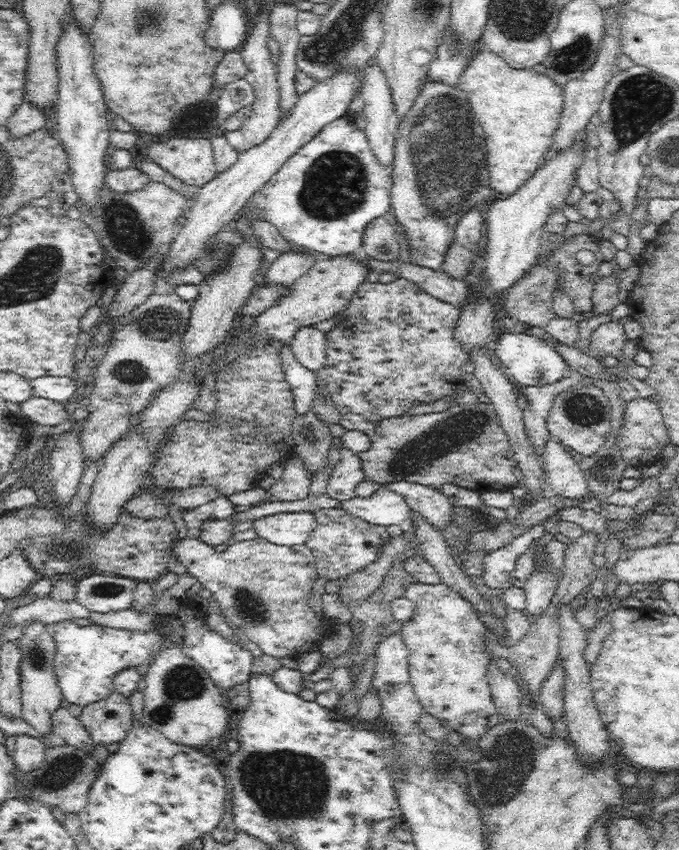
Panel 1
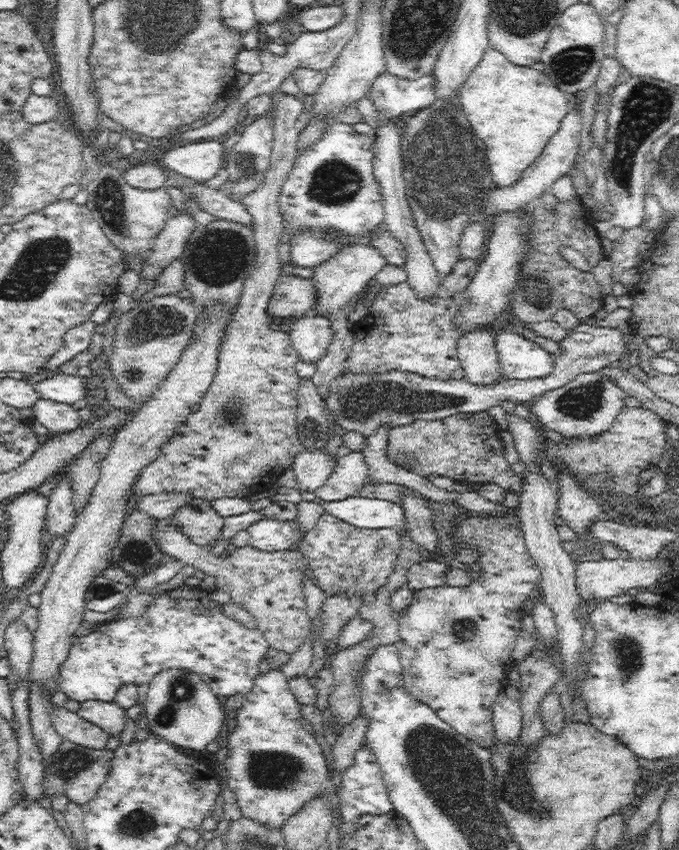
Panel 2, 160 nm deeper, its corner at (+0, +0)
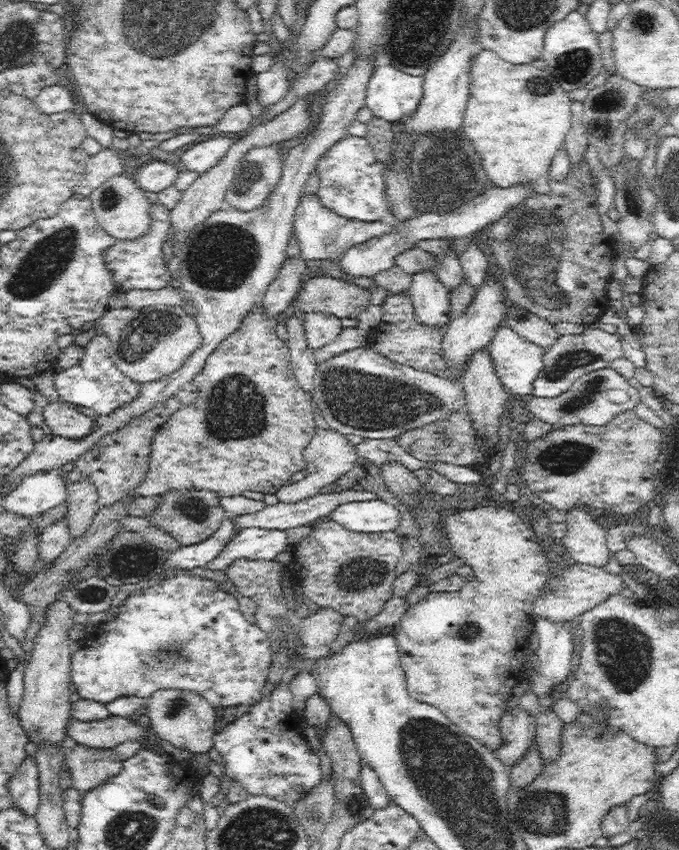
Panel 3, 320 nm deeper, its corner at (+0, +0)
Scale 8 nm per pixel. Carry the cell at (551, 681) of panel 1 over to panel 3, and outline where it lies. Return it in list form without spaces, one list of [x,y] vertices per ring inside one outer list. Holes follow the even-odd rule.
[[[550,702],[545,706],[546,711],[538,714],[536,736],[537,745],[544,764],[550,760],[558,760],[561,752],[561,736],[563,721],[553,711]]]

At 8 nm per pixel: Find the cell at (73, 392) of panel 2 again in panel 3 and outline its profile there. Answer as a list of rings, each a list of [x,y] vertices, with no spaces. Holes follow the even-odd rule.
[[[95,335],[84,347],[79,364],[54,373],[54,386],[59,394],[59,400],[73,402],[77,406],[92,408],[99,416],[106,416],[116,408],[124,406],[132,398],[138,396],[141,384],[129,379],[114,365],[109,353],[110,341],[106,335]]]

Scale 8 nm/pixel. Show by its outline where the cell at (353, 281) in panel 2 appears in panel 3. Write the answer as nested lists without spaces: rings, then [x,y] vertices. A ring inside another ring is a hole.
[[[513,185],[509,188],[488,188],[484,194],[480,196],[476,196],[476,198],[469,200],[467,203],[464,203],[462,206],[458,206],[453,211],[436,213],[436,212],[421,212],[416,216],[410,217],[407,221],[400,221],[396,224],[395,229],[388,234],[381,234],[380,236],[375,236],[374,238],[370,238],[366,242],[362,242],[362,244],[357,244],[352,248],[349,248],[342,256],[340,257],[341,270],[353,276],[352,281],[355,276],[369,276],[373,277],[375,274],[379,272],[388,270],[390,267],[394,266],[394,258],[398,256],[404,250],[408,250],[408,248],[414,247],[416,242],[420,242],[420,240],[424,239],[455,239],[462,237],[472,237],[476,232],[482,230],[482,228],[486,228],[486,226],[490,226],[493,222],[496,222],[501,216],[504,216],[504,213],[514,205],[518,203],[523,203],[524,199],[530,198],[532,194],[534,194],[534,189],[532,189],[532,185]]]

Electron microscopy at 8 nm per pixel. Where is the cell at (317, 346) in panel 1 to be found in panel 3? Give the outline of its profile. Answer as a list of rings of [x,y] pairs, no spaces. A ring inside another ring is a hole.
[[[325,310],[304,313],[304,327],[308,347],[316,351],[326,346],[326,344],[338,340],[338,335],[343,330],[340,319],[340,317]]]

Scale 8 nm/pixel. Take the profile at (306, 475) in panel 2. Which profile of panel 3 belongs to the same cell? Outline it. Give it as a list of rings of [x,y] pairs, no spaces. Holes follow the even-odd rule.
[[[319,427],[315,430],[312,440],[310,440],[308,446],[302,453],[304,453],[304,460],[306,460],[304,469],[307,471],[307,475],[298,482],[282,486],[282,488],[276,492],[279,502],[294,504],[306,500],[306,498],[316,496],[320,493],[322,487],[336,482],[342,474],[349,473],[349,470],[354,468],[354,464],[356,464],[356,460],[358,460],[357,450],[354,445],[350,444],[345,434],[334,431],[333,429],[327,430]]]

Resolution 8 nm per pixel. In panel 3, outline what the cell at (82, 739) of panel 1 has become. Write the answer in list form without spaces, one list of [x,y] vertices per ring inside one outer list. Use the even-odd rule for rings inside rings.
[[[114,715],[104,720],[86,722],[71,717],[66,733],[77,744],[100,749],[114,748],[128,740],[141,742],[146,739],[146,727],[142,723]]]

